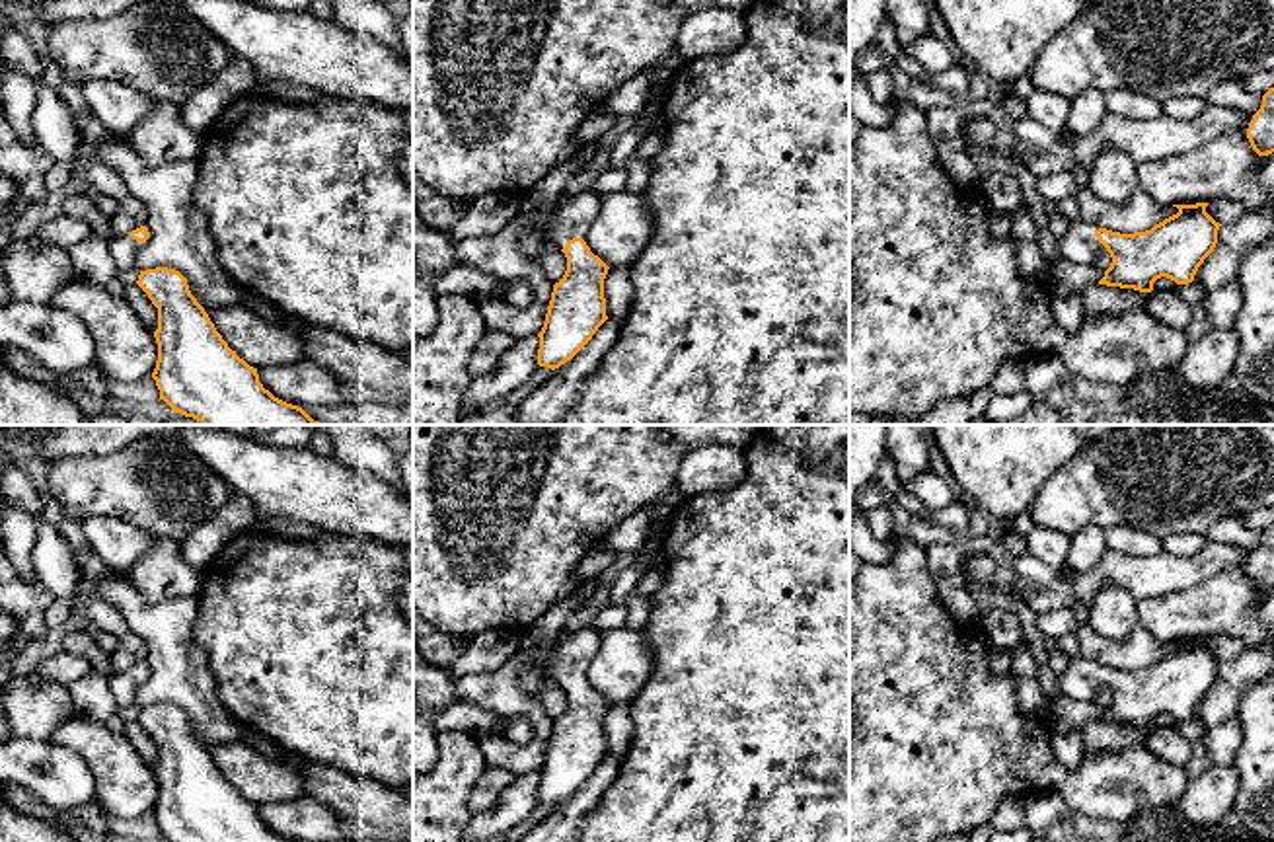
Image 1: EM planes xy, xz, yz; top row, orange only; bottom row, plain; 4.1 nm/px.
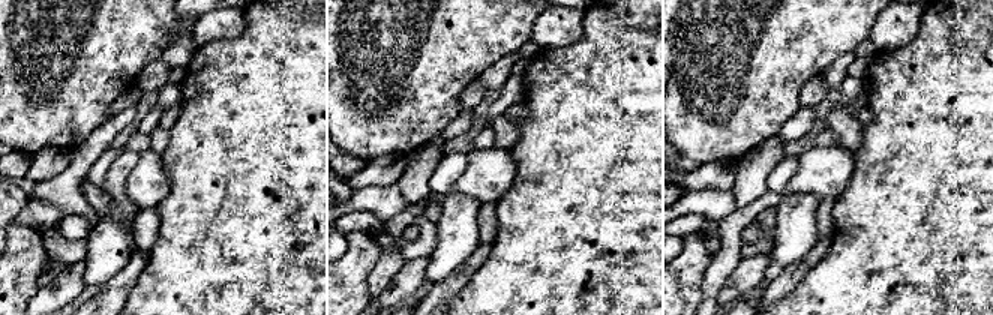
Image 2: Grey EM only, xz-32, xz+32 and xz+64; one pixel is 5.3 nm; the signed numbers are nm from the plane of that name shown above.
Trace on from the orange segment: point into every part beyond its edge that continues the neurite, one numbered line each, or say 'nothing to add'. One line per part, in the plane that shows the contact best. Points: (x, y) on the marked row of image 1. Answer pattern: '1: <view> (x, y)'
1: xz (577, 215)

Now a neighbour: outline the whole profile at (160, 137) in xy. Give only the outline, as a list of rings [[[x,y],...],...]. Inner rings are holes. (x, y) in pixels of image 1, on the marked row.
[[[171,101],[156,103],[146,117],[131,127],[129,138],[148,166],[197,162],[203,146],[203,134],[183,123],[181,109]]]

